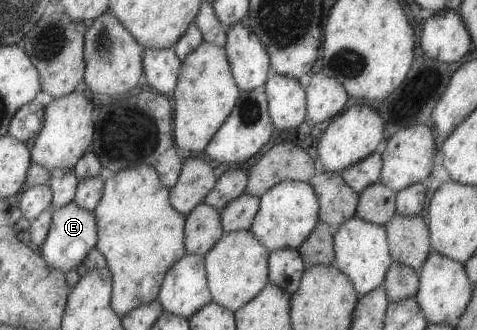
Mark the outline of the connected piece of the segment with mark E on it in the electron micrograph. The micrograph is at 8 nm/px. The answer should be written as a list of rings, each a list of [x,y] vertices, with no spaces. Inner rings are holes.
[[[75,200],[51,211],[50,230],[44,244],[39,249],[49,265],[66,274],[71,269],[77,269],[78,265],[83,263],[85,256],[96,246],[98,242],[96,217],[94,212],[77,205]]]

